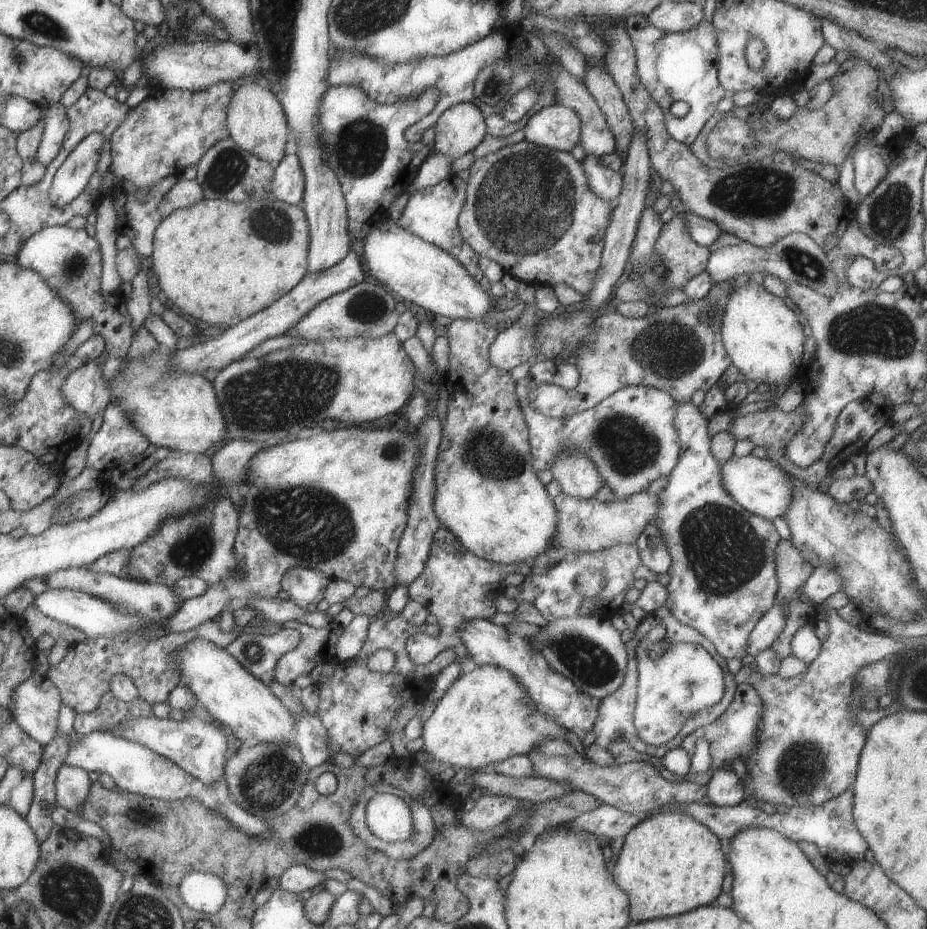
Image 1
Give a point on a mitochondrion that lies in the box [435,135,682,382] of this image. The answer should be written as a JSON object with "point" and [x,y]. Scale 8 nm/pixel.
{"point":[524,201]}

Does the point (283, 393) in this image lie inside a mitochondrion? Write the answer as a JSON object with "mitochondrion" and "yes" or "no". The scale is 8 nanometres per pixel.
{"mitochondrion":"yes"}

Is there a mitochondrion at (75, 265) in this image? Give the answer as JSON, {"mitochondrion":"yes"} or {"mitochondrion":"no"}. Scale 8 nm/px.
{"mitochondrion":"yes"}

